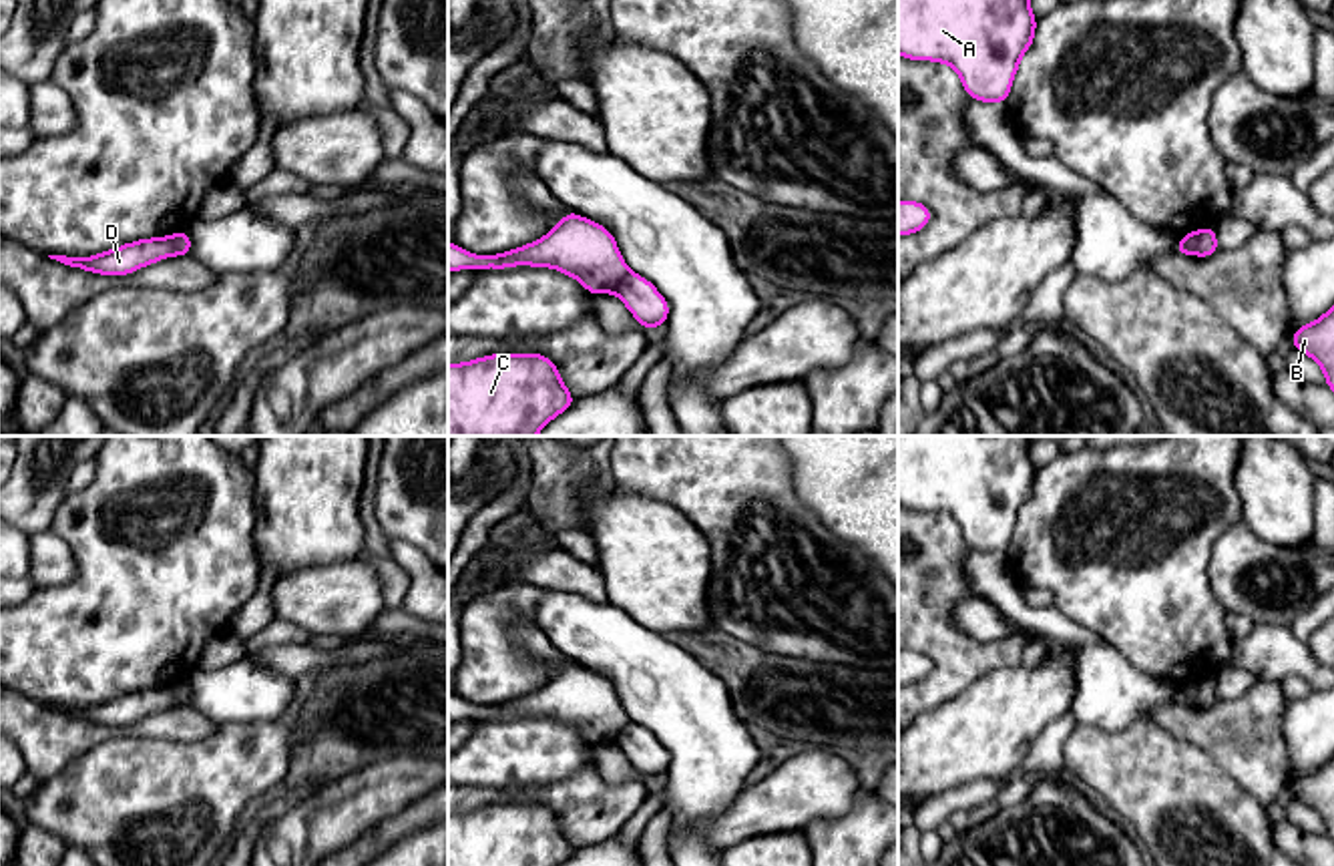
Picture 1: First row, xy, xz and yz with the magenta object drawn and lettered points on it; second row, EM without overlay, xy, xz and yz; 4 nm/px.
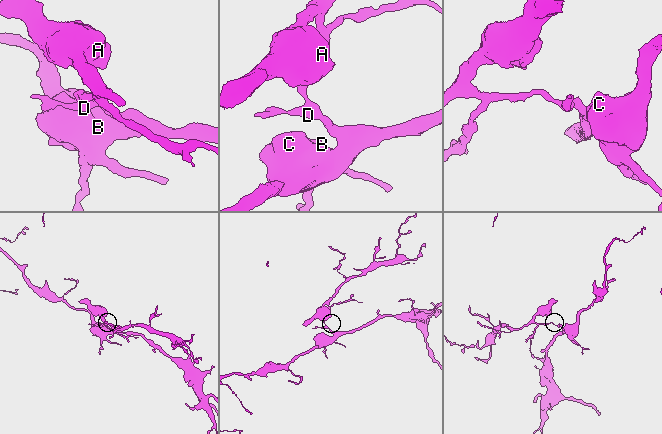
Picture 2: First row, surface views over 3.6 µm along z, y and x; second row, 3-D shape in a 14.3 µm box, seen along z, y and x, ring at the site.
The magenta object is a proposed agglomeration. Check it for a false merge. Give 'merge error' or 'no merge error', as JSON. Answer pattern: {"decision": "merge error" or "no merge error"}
{"decision": "merge error"}

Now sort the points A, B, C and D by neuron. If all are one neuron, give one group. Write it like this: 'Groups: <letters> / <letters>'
Groups: A D / B C

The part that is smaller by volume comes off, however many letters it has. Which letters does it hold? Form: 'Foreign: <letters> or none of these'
Foreign: A, D

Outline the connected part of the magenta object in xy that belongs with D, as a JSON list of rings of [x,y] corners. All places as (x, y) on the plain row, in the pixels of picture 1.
[[[171,687],[139,689],[92,707],[48,705],[64,715],[100,725],[129,725],[149,713],[175,705]]]

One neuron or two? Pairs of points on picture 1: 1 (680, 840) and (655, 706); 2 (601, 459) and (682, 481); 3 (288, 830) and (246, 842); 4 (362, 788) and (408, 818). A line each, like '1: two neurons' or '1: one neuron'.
1: one neuron
2: two neurons
3: two neurons
4: two neurons

